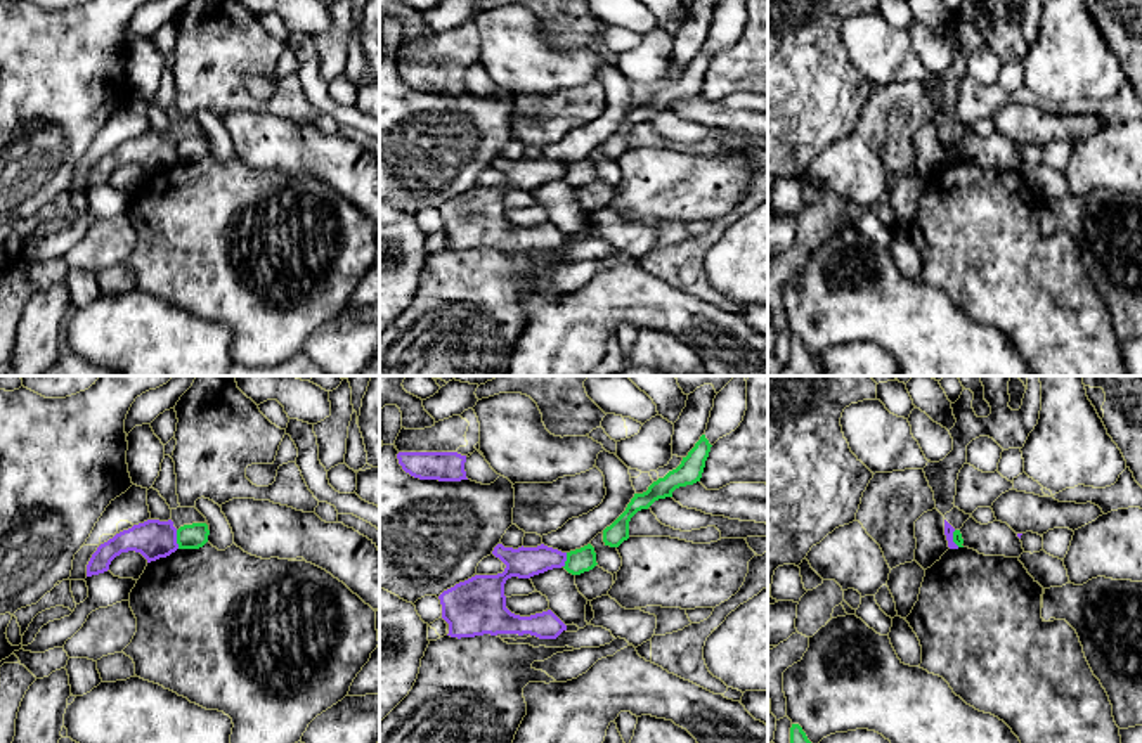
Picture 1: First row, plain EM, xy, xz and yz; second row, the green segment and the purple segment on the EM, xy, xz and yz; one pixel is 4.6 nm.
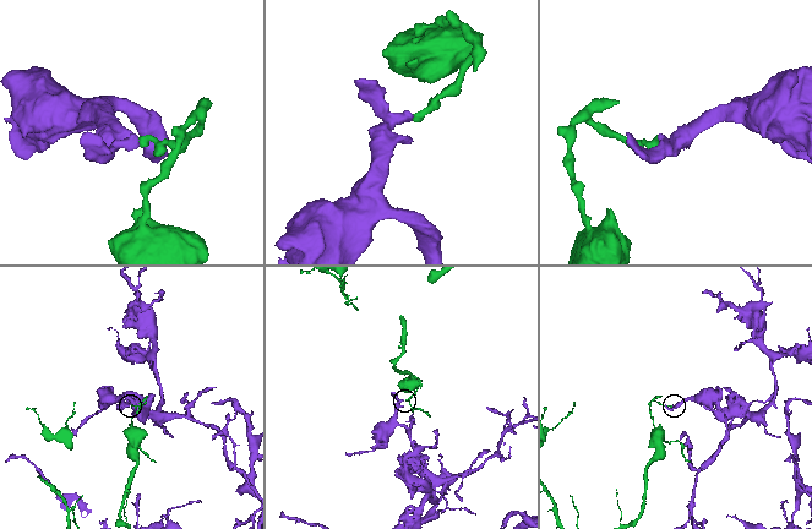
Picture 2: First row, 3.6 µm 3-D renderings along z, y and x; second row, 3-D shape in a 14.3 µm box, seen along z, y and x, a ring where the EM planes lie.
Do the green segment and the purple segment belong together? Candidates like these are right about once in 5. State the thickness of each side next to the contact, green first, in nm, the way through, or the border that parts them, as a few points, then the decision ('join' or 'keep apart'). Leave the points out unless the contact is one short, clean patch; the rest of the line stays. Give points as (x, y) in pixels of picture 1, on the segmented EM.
120/180 nm | keep apart

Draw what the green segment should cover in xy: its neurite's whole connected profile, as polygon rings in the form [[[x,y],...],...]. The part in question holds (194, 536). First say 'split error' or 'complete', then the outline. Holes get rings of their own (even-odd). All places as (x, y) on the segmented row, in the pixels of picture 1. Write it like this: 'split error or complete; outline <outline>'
complete; outline [[[206,523],[184,525],[177,530],[178,549],[199,549],[208,542],[208,535]]]

